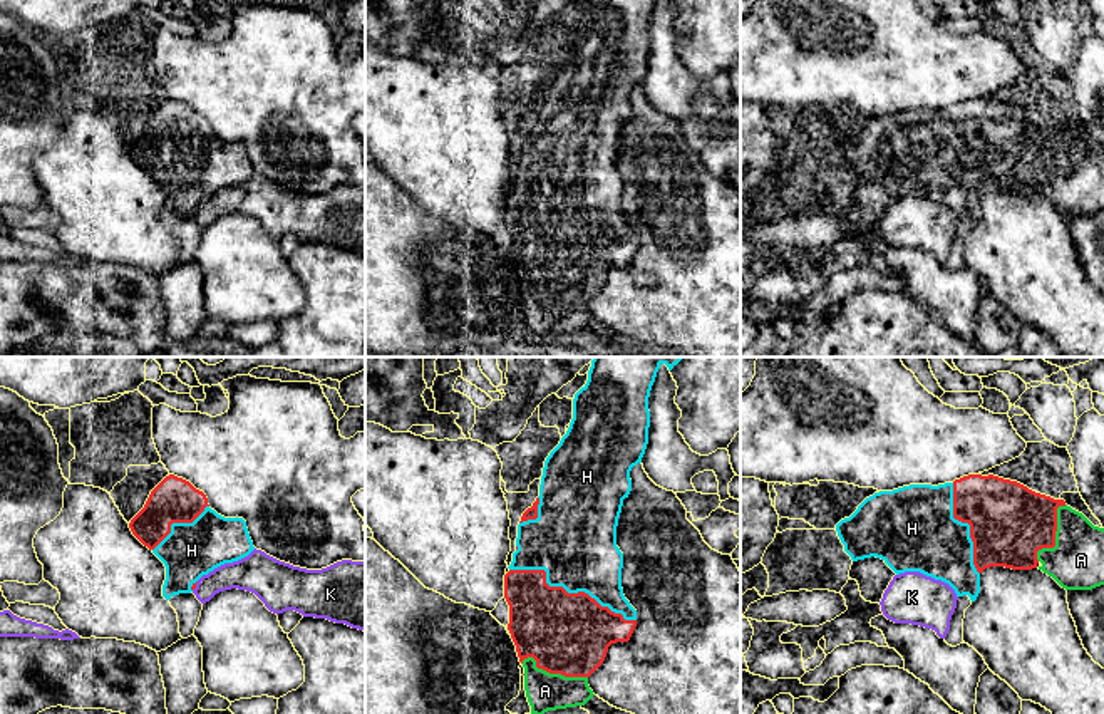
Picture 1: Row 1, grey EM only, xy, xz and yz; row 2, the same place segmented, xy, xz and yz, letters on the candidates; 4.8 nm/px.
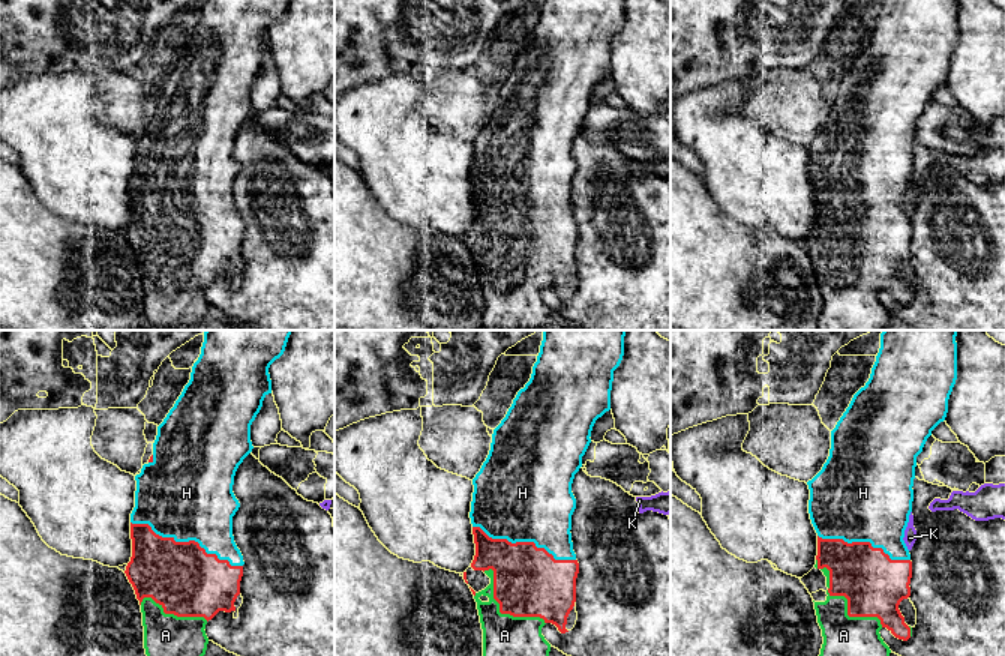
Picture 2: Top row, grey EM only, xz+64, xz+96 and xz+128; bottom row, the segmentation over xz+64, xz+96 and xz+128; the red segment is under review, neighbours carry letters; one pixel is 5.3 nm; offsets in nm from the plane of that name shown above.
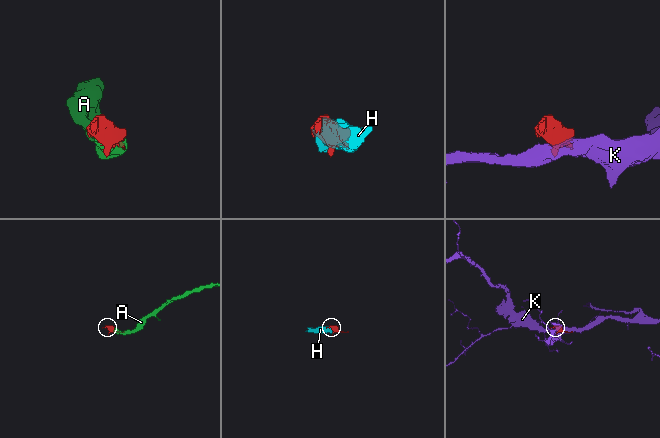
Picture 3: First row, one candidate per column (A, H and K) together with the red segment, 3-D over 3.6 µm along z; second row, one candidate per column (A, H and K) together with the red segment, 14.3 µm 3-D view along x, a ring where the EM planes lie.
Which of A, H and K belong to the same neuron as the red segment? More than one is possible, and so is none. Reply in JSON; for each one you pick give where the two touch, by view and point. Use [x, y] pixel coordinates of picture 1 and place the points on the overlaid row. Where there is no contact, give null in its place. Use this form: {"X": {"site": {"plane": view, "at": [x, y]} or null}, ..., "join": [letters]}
{"A": {"site": {"plane": "yz", "at": [1054, 535]}}, "H": {"site": {"plane": "xz", "at": [567, 592]}}, "join": ["A", "H"]}

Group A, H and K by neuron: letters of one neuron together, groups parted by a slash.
A H / K

